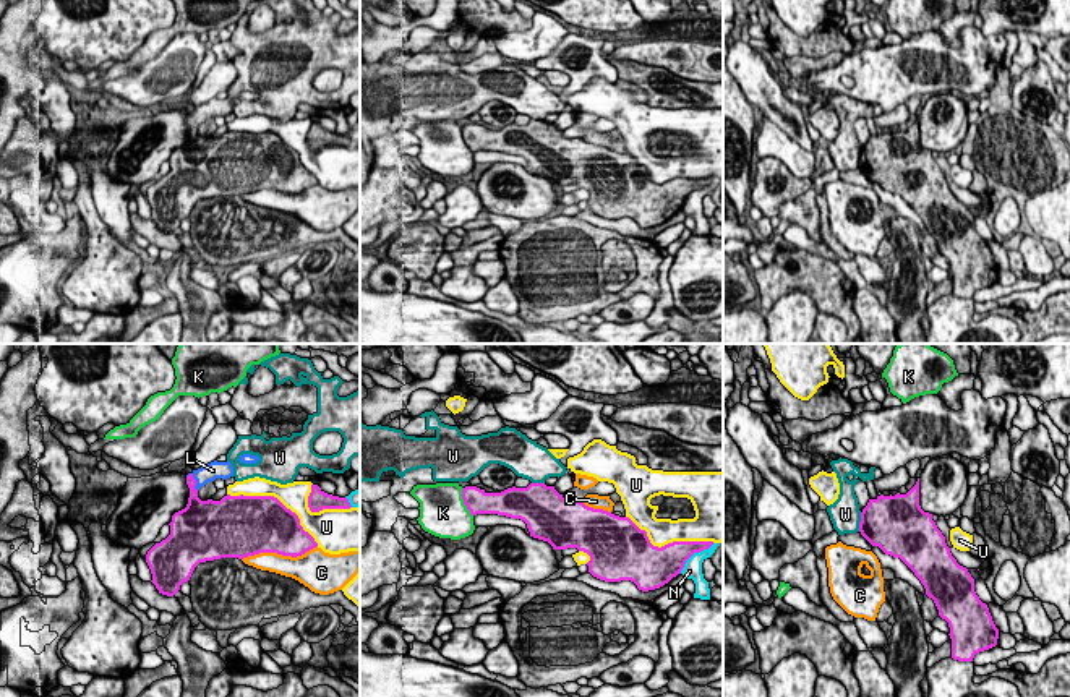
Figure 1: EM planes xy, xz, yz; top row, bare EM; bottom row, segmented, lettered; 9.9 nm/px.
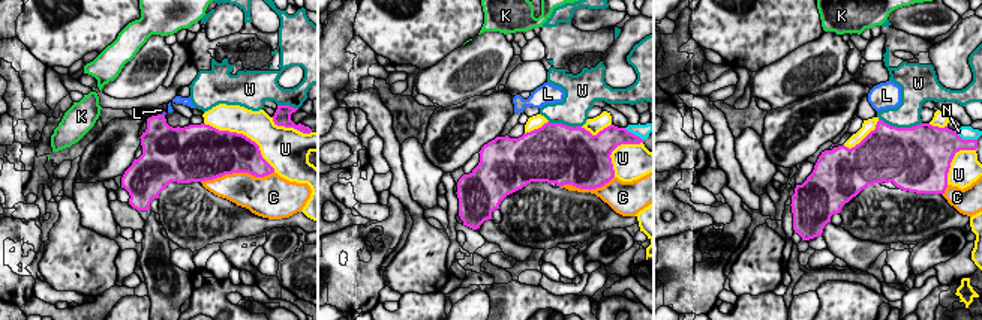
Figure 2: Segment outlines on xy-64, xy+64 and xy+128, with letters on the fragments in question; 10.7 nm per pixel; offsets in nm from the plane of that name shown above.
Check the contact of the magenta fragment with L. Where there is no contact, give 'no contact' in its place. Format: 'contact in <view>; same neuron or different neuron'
contact in xy; same neuron

